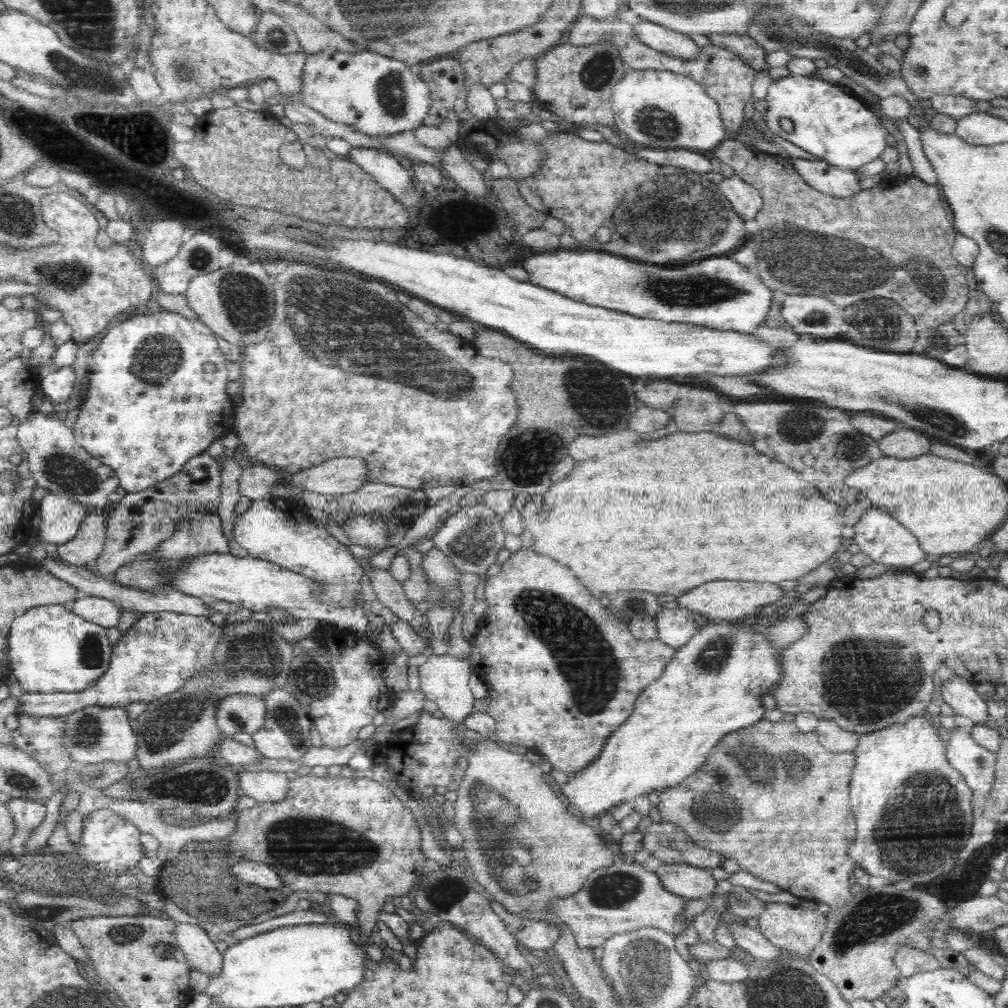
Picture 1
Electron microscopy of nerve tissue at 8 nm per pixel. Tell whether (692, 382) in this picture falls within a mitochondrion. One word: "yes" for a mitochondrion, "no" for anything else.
no

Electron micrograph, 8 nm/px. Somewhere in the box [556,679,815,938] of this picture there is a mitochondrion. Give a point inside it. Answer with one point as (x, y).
(615, 888)

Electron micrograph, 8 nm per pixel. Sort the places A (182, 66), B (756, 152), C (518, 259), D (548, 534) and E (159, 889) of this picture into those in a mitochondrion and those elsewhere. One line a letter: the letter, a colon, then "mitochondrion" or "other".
A: mitochondrion
B: other
C: other
D: other
E: other

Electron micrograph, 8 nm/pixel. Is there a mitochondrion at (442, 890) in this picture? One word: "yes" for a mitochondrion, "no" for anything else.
yes

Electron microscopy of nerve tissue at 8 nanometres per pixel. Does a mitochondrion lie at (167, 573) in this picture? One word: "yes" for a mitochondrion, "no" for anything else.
no

